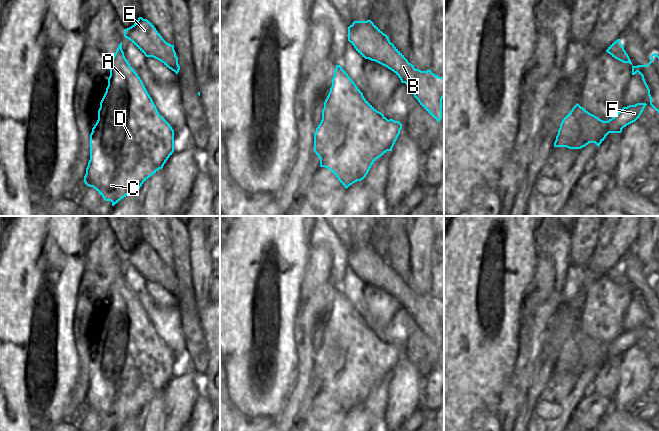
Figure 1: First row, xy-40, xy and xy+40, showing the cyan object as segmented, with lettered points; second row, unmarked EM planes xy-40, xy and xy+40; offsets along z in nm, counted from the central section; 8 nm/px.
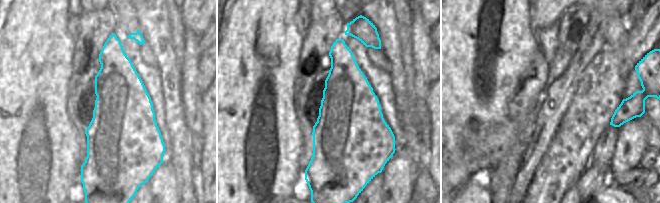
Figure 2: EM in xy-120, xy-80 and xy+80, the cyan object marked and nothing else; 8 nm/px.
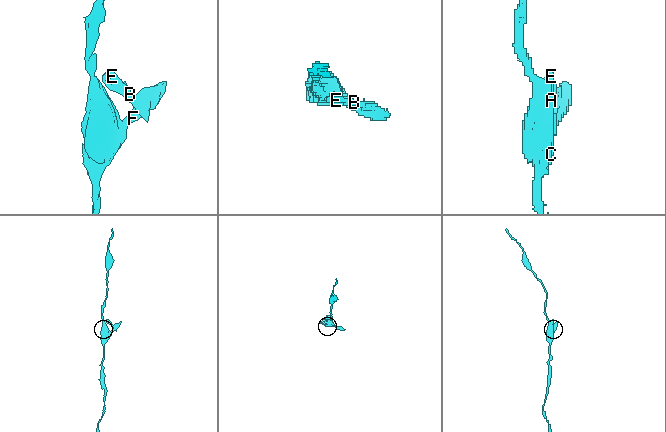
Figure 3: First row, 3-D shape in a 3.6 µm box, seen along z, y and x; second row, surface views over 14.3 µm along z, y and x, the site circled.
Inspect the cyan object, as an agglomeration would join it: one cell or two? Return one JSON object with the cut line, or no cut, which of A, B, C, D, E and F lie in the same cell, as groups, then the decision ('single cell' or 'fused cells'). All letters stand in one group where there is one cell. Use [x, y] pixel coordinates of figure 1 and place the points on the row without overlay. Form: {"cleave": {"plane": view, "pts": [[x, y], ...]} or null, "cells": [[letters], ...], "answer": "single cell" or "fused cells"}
{"cleave": {"plane": "xy+40", "pts": [[608, 344], [613, 354], [621, 354]]}, "cells": [["A", "C", "D"], ["B", "E", "F"]], "answer": "fused cells"}

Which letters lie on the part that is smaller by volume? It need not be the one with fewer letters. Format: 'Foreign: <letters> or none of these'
Foreign: B, E, F

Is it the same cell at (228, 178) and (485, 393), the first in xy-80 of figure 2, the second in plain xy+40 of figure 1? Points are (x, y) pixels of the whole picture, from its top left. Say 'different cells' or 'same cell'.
same cell

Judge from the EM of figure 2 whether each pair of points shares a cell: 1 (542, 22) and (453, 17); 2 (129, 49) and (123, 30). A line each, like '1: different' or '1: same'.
1: different
2: different

